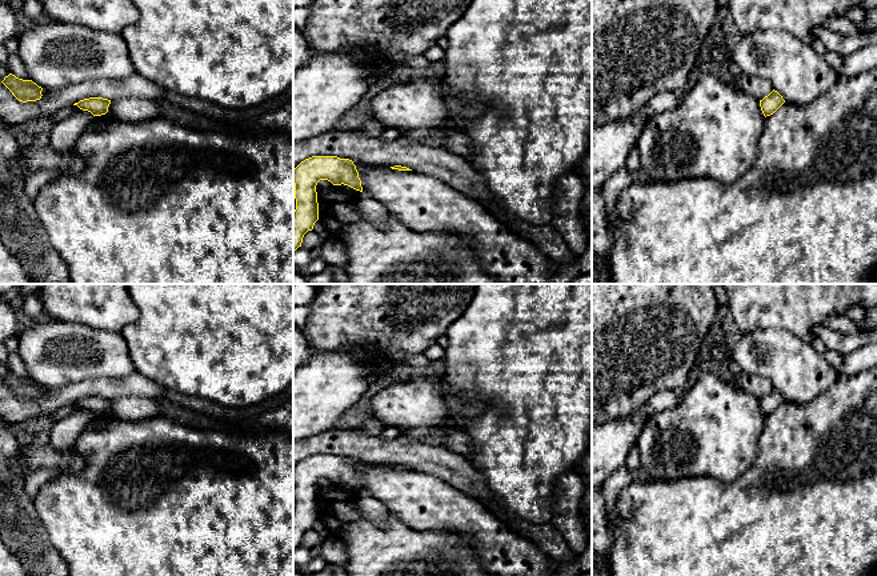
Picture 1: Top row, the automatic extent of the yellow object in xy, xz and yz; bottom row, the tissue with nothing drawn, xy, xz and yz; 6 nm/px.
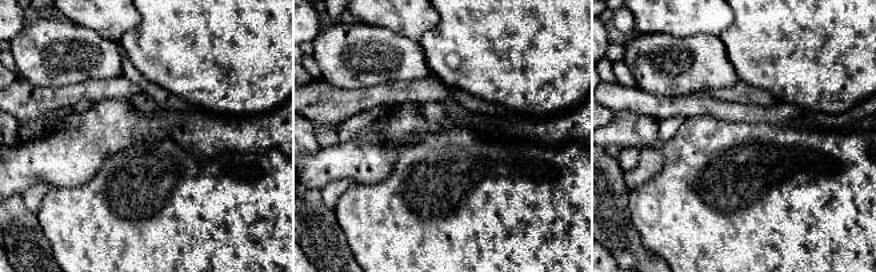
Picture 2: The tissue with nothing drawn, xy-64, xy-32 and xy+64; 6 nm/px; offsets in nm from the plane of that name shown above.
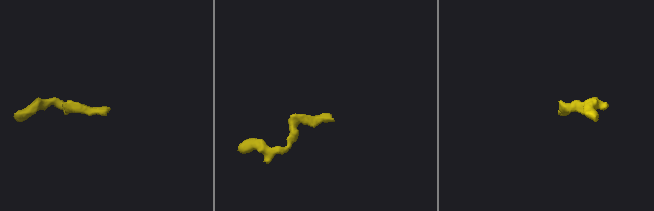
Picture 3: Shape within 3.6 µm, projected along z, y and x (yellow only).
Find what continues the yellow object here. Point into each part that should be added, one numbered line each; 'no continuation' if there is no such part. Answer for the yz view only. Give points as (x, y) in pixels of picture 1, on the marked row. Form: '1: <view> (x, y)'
no continuation

